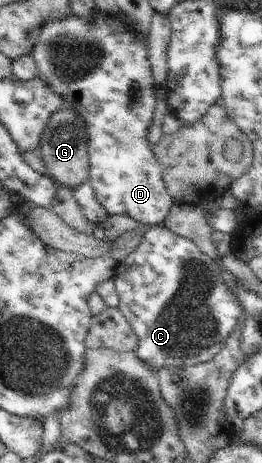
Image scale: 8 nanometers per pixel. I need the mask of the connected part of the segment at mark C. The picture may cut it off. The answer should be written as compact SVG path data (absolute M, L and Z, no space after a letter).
M163 223L146 231L139 247L120 261L109 284L118 293L117 307L138 336L134 355L154 371L163 367L190 367L212 359L224 347L236 325L244 324L246 317L240 300L226 287L216 260L203 253L190 239L170 231Z

